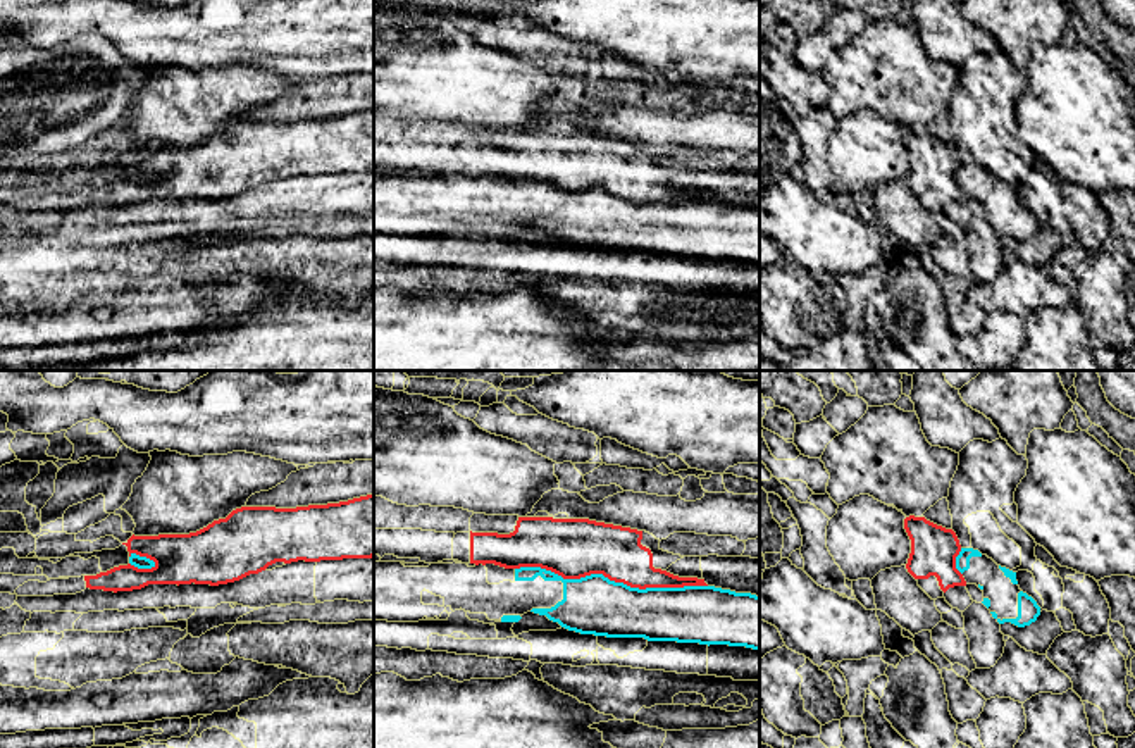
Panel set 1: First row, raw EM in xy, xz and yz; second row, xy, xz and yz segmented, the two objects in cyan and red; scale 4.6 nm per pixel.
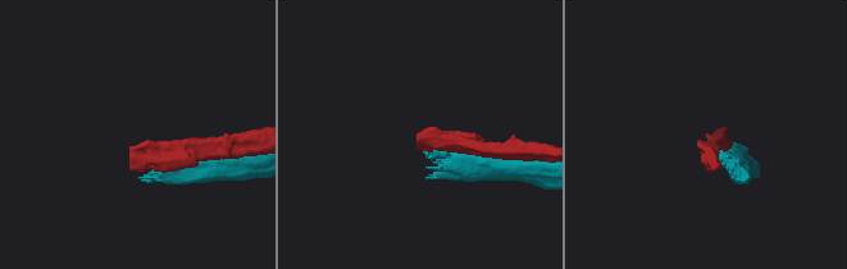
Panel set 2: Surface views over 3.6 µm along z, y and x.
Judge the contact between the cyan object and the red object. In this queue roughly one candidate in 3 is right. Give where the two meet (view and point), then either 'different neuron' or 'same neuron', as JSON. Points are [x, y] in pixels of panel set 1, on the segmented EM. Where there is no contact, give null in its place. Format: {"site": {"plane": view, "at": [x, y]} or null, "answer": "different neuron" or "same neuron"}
{"site": {"plane": "xz", "at": [612, 581]}, "answer": "different neuron"}

